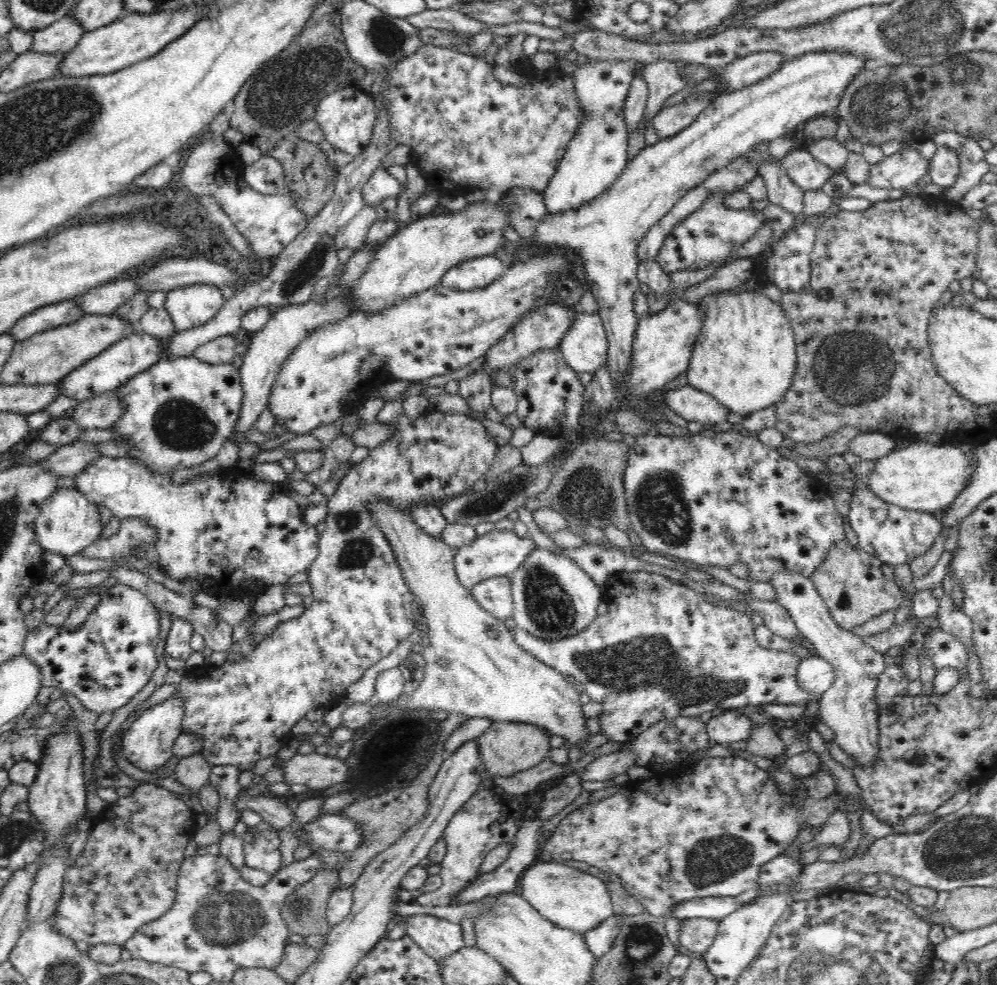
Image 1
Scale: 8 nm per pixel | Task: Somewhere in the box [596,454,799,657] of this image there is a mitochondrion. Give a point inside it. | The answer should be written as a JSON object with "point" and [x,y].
{"point":[658,505]}

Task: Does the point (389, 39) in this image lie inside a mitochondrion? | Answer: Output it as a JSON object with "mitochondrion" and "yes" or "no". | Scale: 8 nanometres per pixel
{"mitochondrion":"yes"}

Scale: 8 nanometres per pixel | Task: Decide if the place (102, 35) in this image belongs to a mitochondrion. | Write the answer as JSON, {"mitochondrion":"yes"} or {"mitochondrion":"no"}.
{"mitochondrion":"no"}

